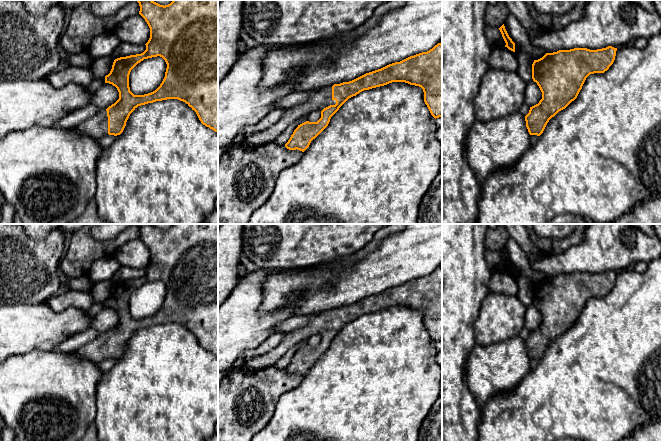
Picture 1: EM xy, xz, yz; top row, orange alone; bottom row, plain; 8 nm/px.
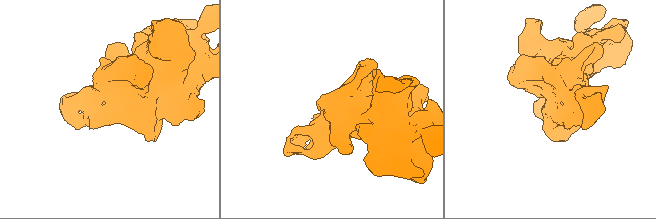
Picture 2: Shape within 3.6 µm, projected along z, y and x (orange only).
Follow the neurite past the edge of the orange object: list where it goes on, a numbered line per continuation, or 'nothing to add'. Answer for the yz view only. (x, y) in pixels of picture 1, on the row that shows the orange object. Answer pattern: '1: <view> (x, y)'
nothing to add

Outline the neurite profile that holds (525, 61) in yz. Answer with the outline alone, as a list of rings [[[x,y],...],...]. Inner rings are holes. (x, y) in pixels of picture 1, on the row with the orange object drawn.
[[[519,52],[516,53],[516,57],[518,60],[516,73],[524,82],[528,83],[532,81],[532,64],[534,62],[532,56],[525,52]]]

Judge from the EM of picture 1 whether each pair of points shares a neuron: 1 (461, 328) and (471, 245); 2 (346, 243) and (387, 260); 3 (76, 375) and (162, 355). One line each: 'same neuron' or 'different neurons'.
1: same neuron
2: different neurons
3: different neurons

